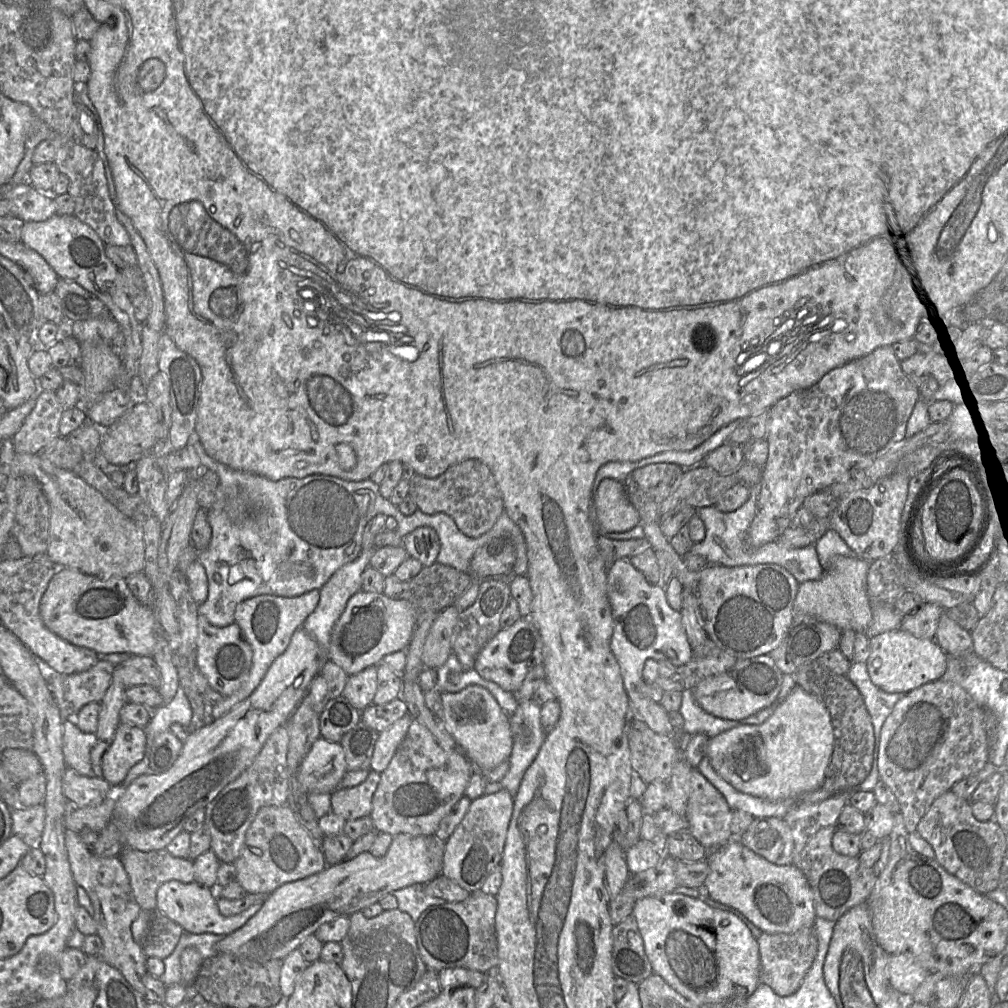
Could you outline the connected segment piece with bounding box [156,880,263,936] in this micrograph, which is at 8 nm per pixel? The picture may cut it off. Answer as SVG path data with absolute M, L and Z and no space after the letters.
M170 880L163 883L157 890L156 911L192 934L212 933L227 936L241 928L263 905L263 903L256 903L239 914L226 917L219 912L217 898L216 889L203 887L197 882L182 883Z

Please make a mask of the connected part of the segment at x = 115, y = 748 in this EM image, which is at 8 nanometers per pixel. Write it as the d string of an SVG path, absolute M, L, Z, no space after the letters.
M120 723L113 741L102 756L101 777L120 790L128 771L146 755L148 737L144 727Z

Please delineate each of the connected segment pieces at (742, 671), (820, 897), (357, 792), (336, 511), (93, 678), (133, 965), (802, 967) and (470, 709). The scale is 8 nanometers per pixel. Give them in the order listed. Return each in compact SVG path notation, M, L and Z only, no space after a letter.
M770 655L737 660L729 670L702 679L693 688L698 705L707 713L722 719L739 721L770 706L777 698L783 674Z
M851 789L819 803L798 804L783 817L794 840L792 865L803 872L812 889L816 916L832 922L837 921L849 909L866 902L876 881L873 868L863 867L858 857L841 855L832 847L837 820L852 798L848 795L853 792L849 791Z
M370 770L361 784L333 791L331 812L343 817L346 821L370 816L372 799L379 784L380 775L381 773Z
M195 432L191 434L187 444L193 445L203 468L217 473L224 489L243 490L253 501L252 512L240 522L233 521L223 509L214 508L207 511L212 536L209 546L198 552L197 561L205 568L208 597L205 602L199 604L198 610L207 608L214 602L214 615L218 613L220 616L227 617L233 601L237 598L242 602L264 594L296 597L312 590L320 590L338 569L358 557L362 551L364 528L378 514L396 520L395 532L401 538L422 526L433 528L440 540L440 551L436 562L467 574L471 574L470 562L474 554L489 541L488 534L492 530L478 538L467 537L458 529L455 521L444 513L429 515L417 509L410 516L403 515L398 506L381 495L379 485L369 478L356 482L330 475L313 474L304 478L287 477L272 481L261 475L239 471L218 462L206 452Z
M99 659L87 671L59 674L48 670L49 688L64 720L73 719L82 707L101 702L114 674L115 666Z
M69 829L65 830L65 846L73 879L86 891L94 909L96 934L103 943L100 958L118 969L132 987L144 996L146 989L142 979L147 973L148 957L143 952L142 946L134 941L131 930L132 923L142 910L134 897L129 877L119 857L107 858L95 855L88 850L80 835Z
M802 928L794 933L763 933L758 941L760 954L760 981L769 985L779 996L795 993L810 969L818 950L814 928Z
M471 685L458 693L441 693L441 700L445 728L471 762L491 770L509 759L513 745L509 715L487 689Z

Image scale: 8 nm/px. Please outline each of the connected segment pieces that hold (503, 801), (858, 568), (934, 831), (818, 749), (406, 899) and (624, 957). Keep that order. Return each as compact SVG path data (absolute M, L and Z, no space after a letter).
M501 789L498 792L489 795L483 794L472 800L462 821L445 841L441 875L456 882L470 893L479 891L486 878L500 864L512 811L513 797L505 789Z
M834 557L830 569L820 579L799 585L793 605L794 622L812 615L842 631L853 629L856 632L866 632L872 621L872 608L867 594L870 563L857 557Z
M951 791L940 796L920 820L916 833L931 845L938 864L974 891L987 895L1000 887L1006 867L1006 833L993 820L977 821L969 801Z
M796 685L771 717L760 725L741 725L708 739L705 756L738 791L779 801L821 788L833 752L829 711L815 695Z
M414 884L399 890L392 895L397 899L398 909L407 913L415 922L423 911L433 905L447 903L444 899L425 894L423 887L425 884Z
M633 915L613 926L612 938L612 970L615 977L639 984L654 974Z

